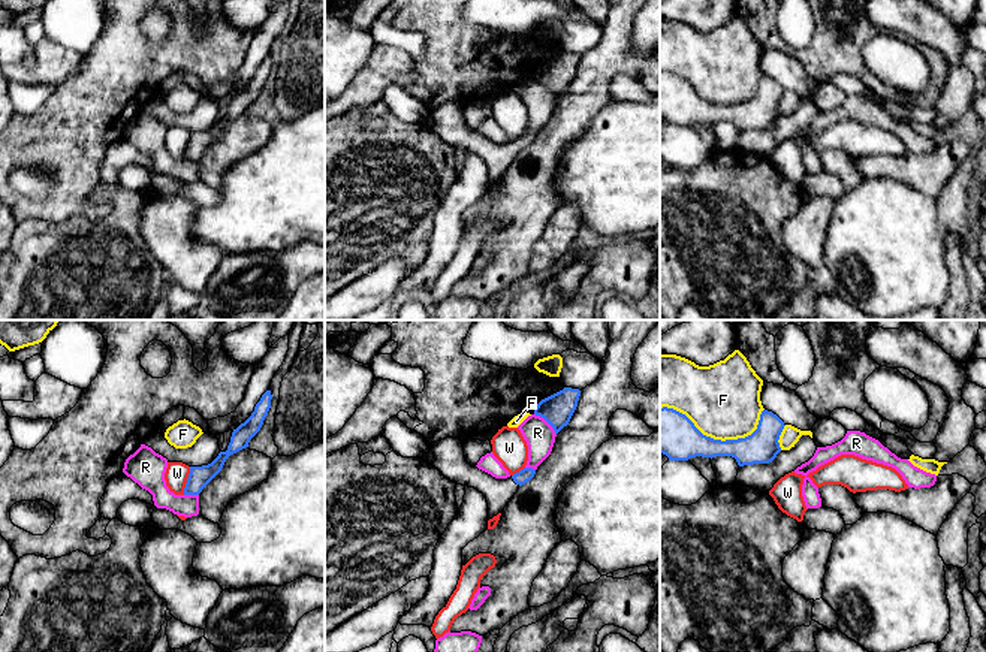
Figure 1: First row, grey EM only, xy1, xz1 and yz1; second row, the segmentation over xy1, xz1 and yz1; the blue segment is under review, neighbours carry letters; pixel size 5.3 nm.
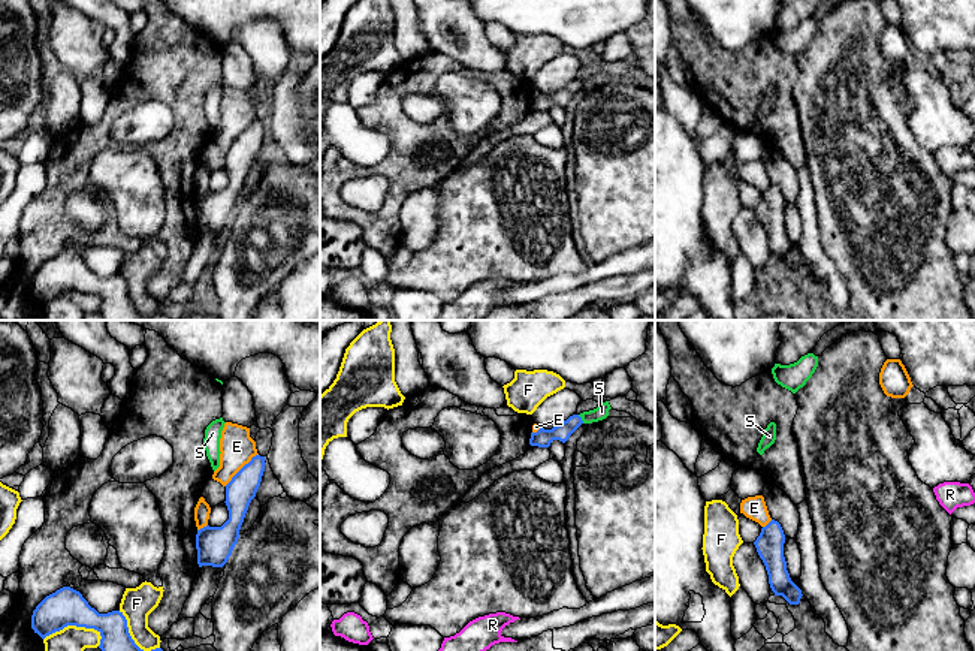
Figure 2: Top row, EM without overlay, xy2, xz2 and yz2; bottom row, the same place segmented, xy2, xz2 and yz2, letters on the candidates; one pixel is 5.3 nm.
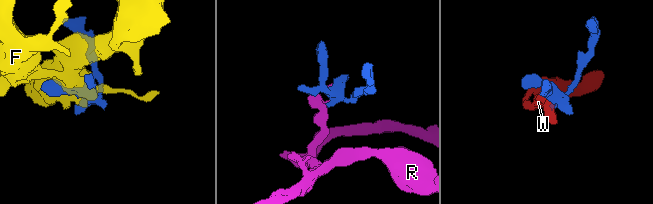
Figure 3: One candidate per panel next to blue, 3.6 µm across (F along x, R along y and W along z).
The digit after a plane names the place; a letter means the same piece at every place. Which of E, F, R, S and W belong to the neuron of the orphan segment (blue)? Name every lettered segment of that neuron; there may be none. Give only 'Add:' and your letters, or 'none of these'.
Add: none of these

